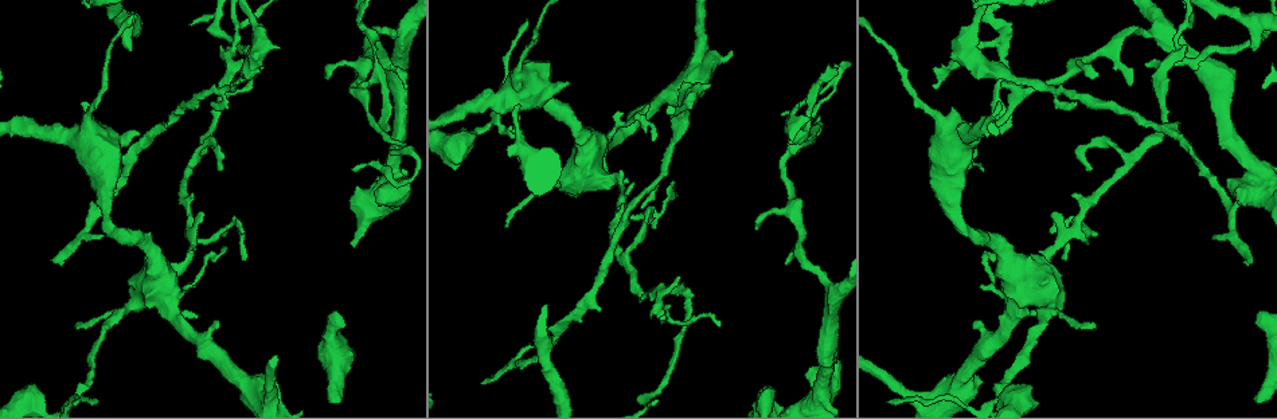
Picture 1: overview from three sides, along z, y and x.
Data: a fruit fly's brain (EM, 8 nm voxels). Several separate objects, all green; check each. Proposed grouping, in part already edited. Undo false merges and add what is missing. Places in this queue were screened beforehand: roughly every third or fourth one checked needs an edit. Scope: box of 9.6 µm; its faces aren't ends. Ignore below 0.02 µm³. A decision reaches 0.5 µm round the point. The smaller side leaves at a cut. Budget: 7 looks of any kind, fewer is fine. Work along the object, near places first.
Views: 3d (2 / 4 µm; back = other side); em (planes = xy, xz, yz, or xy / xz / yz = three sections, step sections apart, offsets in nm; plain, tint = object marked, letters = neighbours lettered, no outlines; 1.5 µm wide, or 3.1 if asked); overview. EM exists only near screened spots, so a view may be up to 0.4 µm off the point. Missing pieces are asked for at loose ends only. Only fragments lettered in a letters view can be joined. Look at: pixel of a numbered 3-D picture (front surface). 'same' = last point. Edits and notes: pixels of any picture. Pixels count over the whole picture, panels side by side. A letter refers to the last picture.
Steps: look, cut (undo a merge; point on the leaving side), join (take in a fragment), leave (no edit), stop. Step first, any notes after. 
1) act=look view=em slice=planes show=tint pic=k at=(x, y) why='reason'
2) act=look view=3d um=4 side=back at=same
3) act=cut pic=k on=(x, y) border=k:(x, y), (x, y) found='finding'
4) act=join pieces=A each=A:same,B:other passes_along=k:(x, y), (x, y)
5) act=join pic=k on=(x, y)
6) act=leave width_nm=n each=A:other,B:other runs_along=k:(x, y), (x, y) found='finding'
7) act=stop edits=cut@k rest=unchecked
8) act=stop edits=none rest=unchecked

act=look view=em slice=xy step=8 show=tint pic=1 at=(1020, 97) why='abrupt turn'

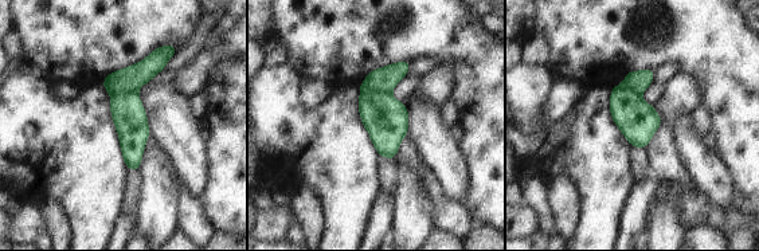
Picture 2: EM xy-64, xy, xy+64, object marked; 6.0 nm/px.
act=look view=em slice=planes show=letters at=same

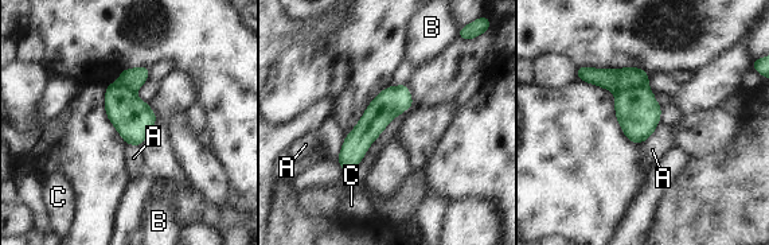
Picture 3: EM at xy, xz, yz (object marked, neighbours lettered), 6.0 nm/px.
act=cut pic=3 on=(620, 80) each=A:other,B:other,C:other border=3:(647, 85), (620, 90), (616, 94) found='two neurons meet here'

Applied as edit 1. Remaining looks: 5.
act=look view=overview why='redraw'

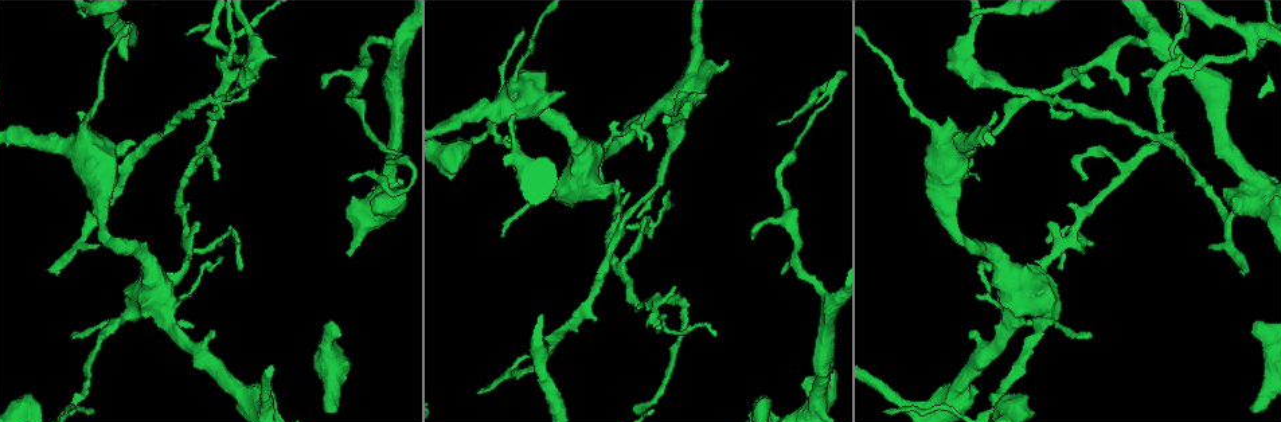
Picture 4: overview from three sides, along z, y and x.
act=look view=3d um=4 pic=4 at=(1047, 225) why='an open end'

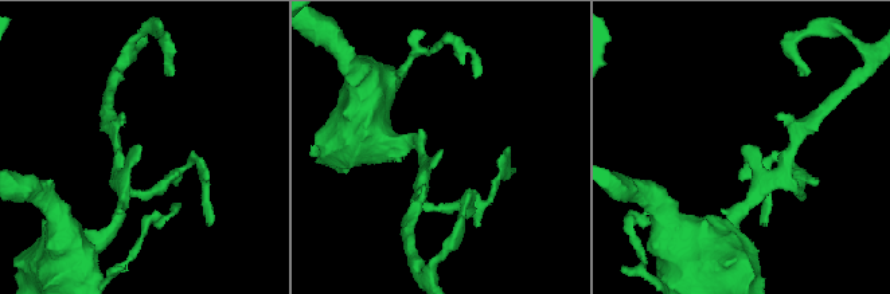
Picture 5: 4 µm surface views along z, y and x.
act=look view=em slice=xy step=8 show=letters pic=5 at=(138, 147) why='now the EM'

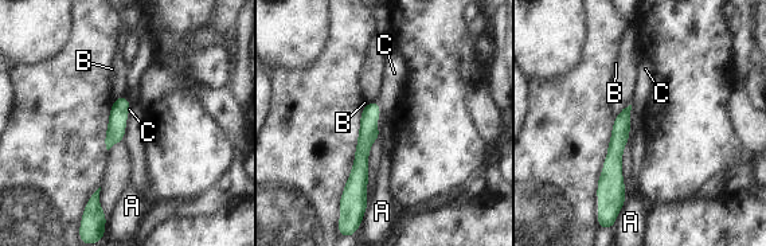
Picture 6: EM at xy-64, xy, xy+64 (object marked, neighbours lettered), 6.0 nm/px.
act=look view=em slice=planes show=letters at=same

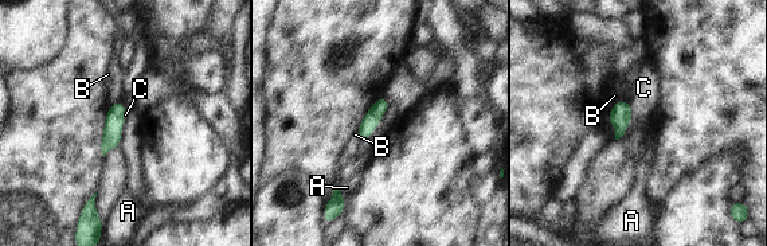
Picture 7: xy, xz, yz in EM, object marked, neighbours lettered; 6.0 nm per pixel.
act=join pieces=C each=A:other,B:other,C:same found='it goes on there'

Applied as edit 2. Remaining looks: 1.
act=stop edits=cut@3,join@7 rest=unchecked

